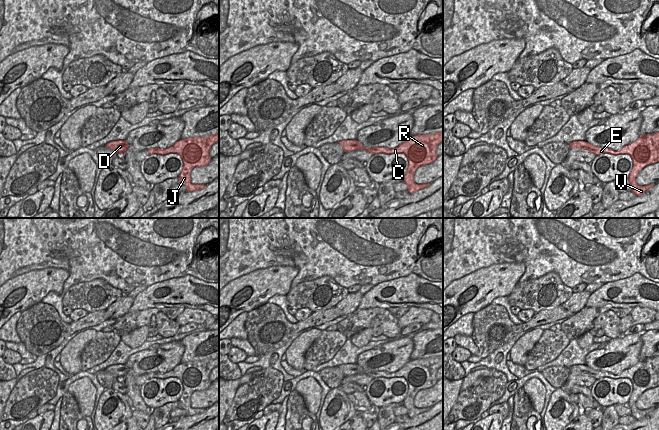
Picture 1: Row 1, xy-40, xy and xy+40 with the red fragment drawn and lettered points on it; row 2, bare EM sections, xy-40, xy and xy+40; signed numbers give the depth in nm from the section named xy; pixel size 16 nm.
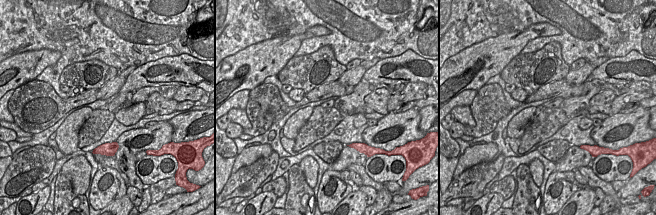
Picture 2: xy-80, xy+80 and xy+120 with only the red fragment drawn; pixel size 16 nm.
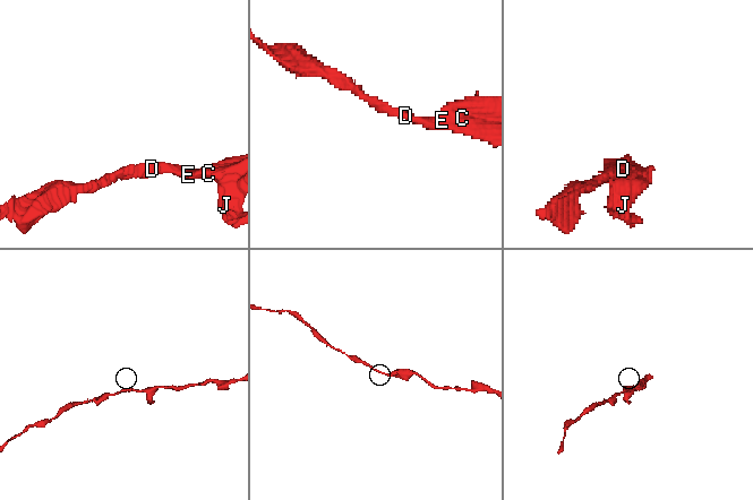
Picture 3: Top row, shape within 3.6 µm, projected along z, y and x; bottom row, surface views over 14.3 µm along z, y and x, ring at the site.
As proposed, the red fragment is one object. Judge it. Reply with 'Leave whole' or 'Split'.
Leave whole

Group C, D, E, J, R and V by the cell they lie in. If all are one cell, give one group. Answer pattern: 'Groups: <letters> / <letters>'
Groups: C D E J R V

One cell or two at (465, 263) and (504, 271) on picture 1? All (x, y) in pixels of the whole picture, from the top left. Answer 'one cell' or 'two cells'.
two cells

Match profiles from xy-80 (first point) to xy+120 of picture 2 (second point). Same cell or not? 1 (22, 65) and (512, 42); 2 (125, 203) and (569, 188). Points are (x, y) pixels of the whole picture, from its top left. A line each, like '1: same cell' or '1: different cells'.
1: same cell
2: different cells

